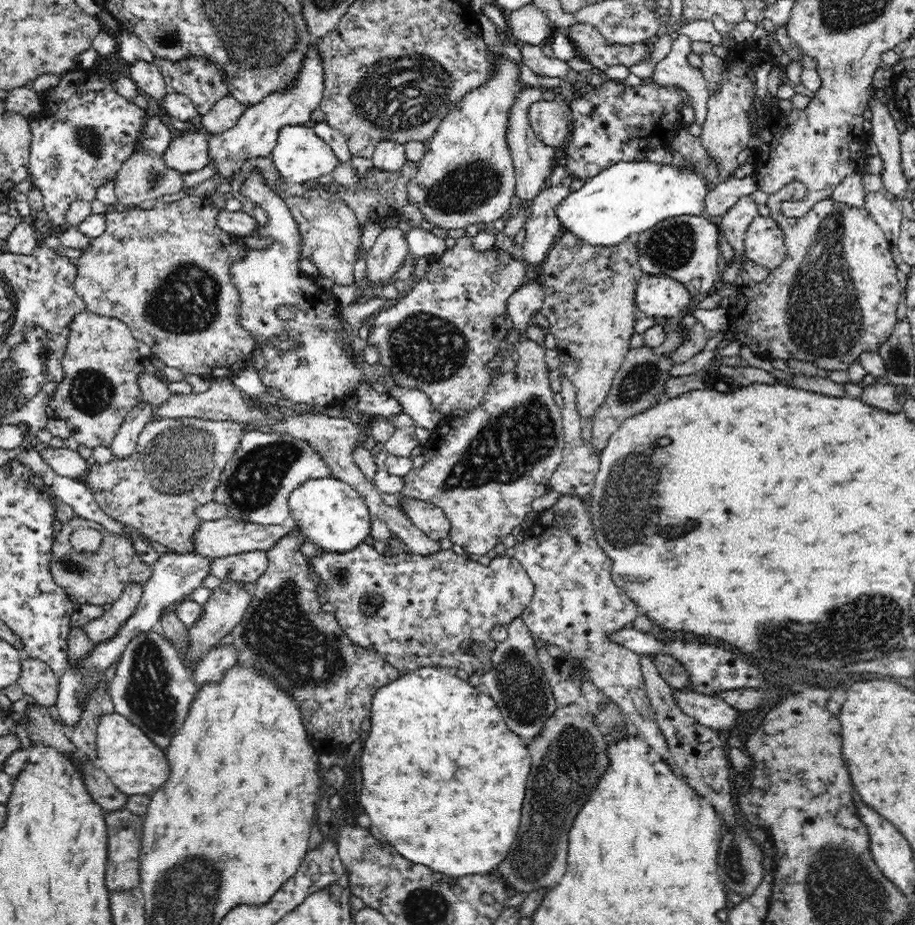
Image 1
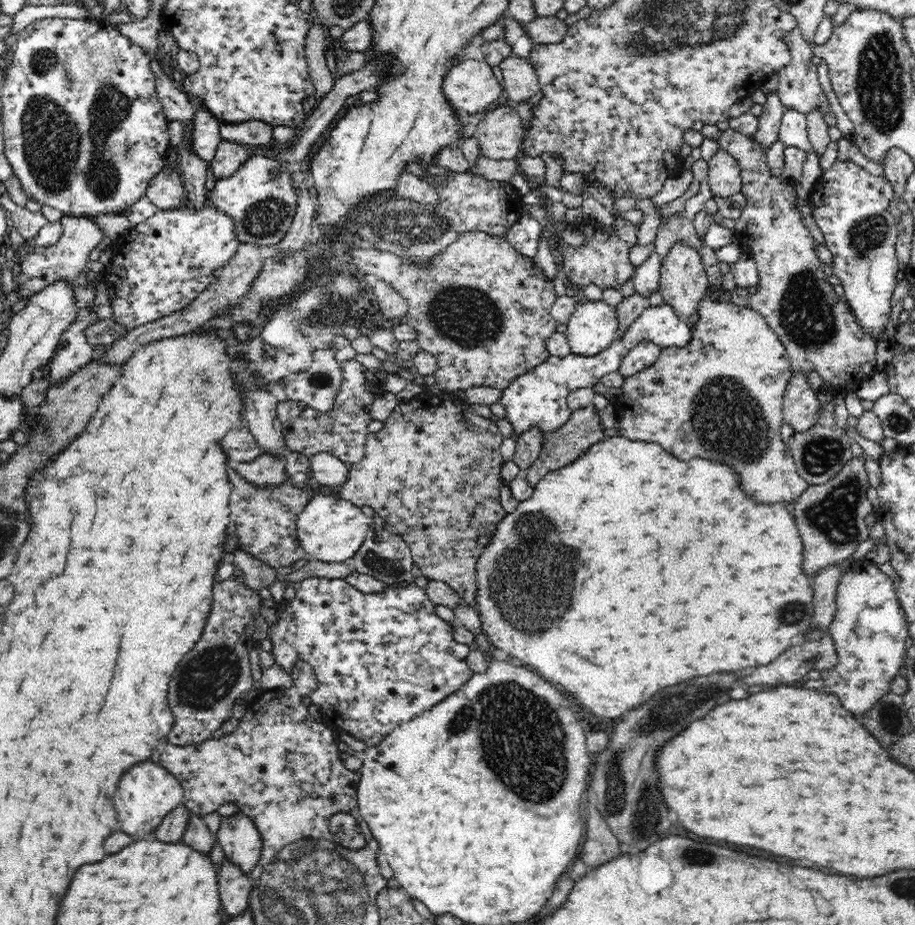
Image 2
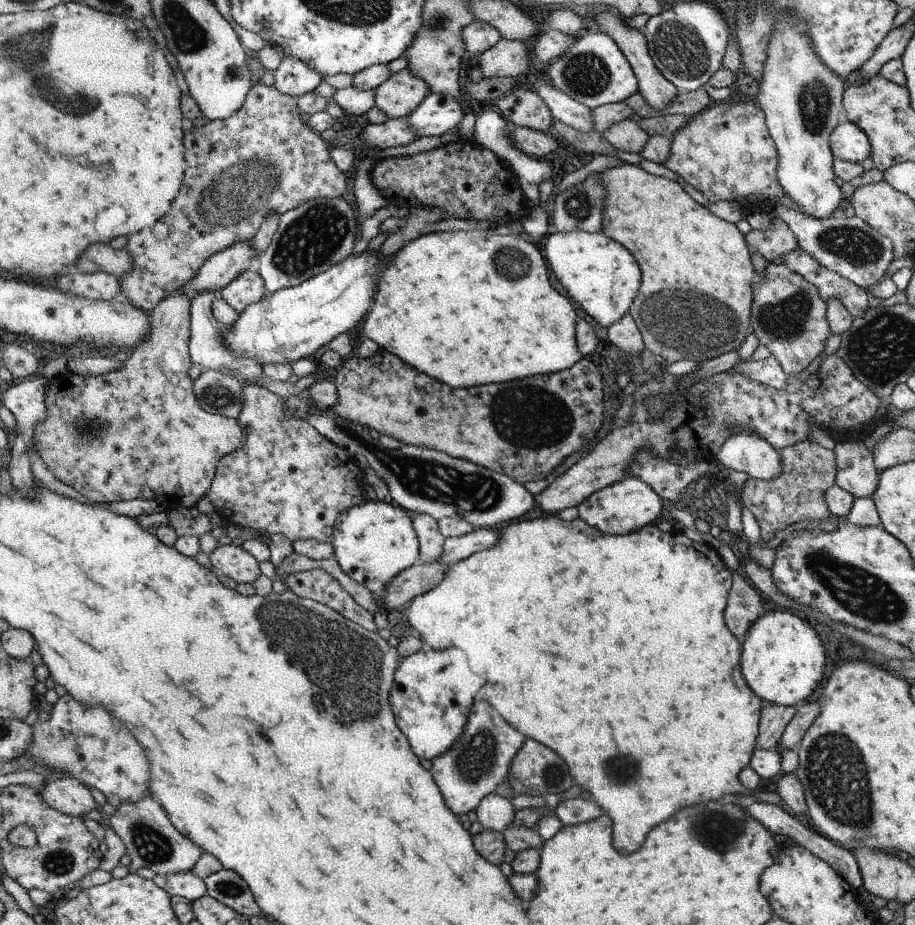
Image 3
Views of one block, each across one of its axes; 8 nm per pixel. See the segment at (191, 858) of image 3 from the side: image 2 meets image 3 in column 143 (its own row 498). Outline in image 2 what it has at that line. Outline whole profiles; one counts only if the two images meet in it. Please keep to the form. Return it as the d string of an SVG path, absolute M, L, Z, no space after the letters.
M852 457L832 480L820 485L809 485L798 500L792 503L796 526L804 542L802 568L808 576L846 560L857 545L868 538L869 529L864 517L874 512L866 497L869 486L865 457Z

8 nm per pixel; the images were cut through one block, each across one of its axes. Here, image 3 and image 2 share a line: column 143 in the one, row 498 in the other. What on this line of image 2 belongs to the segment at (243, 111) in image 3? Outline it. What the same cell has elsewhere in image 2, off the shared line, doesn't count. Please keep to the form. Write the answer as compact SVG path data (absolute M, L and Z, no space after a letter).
M232 468L230 482L234 486L230 496L230 520L228 534L236 534L239 548L254 555L259 561L264 561L274 569L280 566L291 566L301 558L310 558L302 548L297 537L298 514L306 507L308 493L303 486L284 482L280 486L260 489L238 476Z

